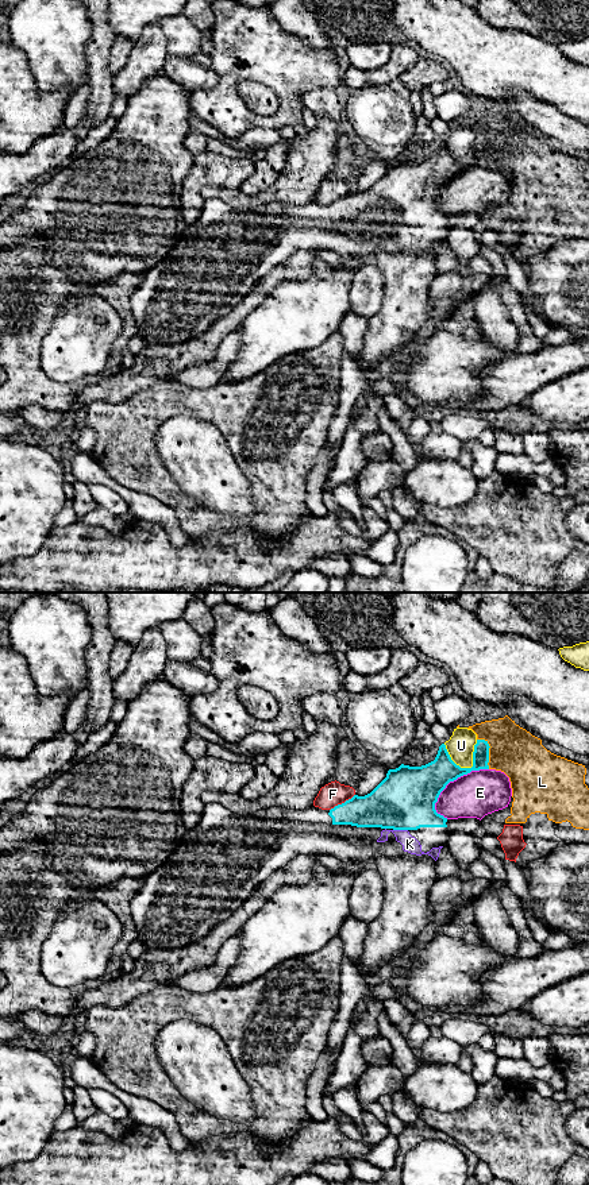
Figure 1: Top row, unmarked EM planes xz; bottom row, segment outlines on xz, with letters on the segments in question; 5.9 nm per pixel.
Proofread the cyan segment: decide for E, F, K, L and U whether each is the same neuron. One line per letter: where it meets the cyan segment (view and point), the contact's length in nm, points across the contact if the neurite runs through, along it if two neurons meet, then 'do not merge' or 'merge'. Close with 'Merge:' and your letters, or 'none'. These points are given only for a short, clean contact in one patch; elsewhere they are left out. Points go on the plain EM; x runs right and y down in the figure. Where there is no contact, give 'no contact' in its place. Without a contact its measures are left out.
E: meets cyan in xz at (454, 174); contact 420 nm long; do not merge
F: meets cyan in xz at (342, 199); contact 180 nm long; do not merge
K: meets cyan in xz at (400, 224); contact 90 nm long; merge
L: meets cyan in xz at (488, 146); contact 200 nm long; border along xz (477, 134), (482, 134), (489, 142), (489, 163); do not merge
U: meets cyan in xz at (454, 158); contact 220 nm long; do not merge
Merge: K

